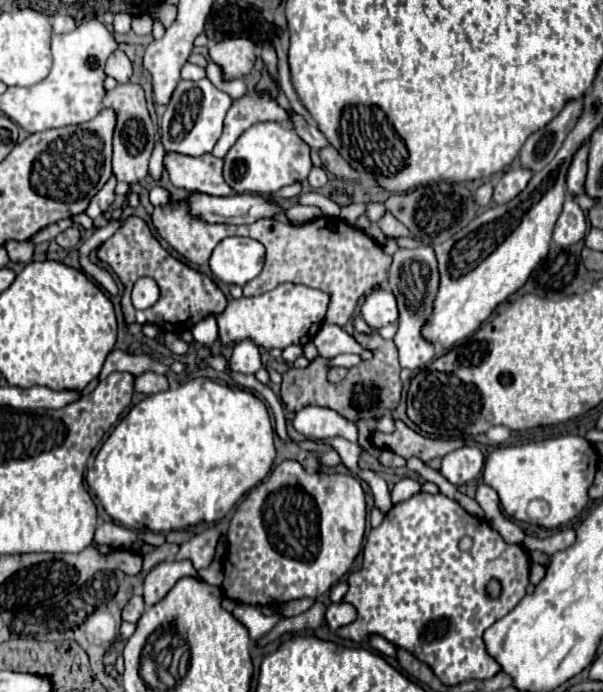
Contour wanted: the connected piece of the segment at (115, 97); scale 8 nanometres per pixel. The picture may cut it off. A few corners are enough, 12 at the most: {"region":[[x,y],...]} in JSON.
{"region":[[136,83],[116,85],[104,107],[118,113],[112,173],[148,177],[156,129]]}

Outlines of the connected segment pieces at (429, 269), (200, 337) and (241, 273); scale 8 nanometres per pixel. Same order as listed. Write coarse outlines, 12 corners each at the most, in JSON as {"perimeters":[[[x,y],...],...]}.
{"perimeters":[[[432,247],[400,249],[390,267],[400,365],[432,363],[420,335],[438,289]],[[206,317],[192,327],[192,335],[202,345],[218,339],[216,317]],[[226,237],[210,255],[210,271],[246,285],[264,265],[264,245]]]}

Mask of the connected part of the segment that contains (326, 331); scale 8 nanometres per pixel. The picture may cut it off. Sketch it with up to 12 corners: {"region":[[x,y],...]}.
{"region":[[324,323],[312,343],[326,359],[340,353],[363,360],[372,352],[338,325]]}

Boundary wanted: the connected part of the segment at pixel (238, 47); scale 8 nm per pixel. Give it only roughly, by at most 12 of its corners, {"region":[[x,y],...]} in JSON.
{"region":[[232,37],[208,55],[226,79],[244,77],[256,61],[254,41]]}

